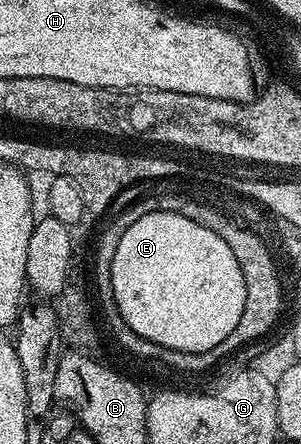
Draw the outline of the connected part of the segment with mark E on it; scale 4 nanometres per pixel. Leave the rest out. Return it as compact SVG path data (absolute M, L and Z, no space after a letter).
M174 209L147 211L144 215L136 214L134 218L133 225L129 225L129 229L126 229L117 244L111 267L112 293L125 325L141 338L155 342L158 348L168 346L169 349L181 349L186 353L201 353L220 344L236 328L245 309L245 277L241 277L241 269L237 265L237 257L233 257L233 249L229 249L227 242L217 233L213 233L213 229L201 225L196 219L179 215Z

